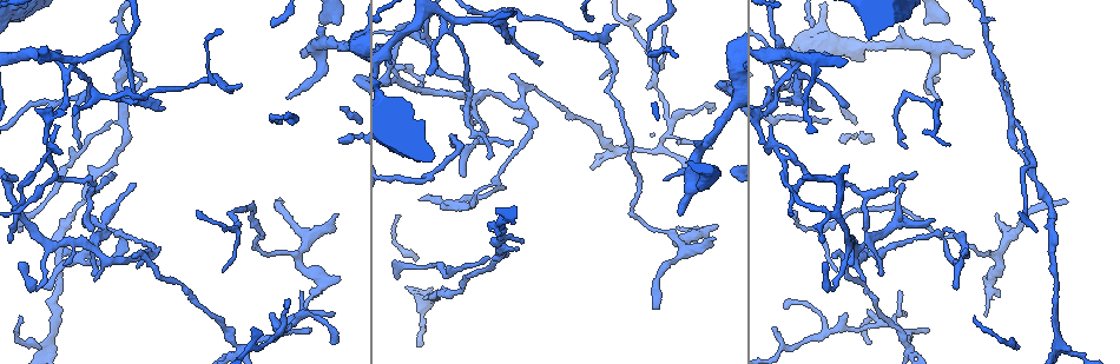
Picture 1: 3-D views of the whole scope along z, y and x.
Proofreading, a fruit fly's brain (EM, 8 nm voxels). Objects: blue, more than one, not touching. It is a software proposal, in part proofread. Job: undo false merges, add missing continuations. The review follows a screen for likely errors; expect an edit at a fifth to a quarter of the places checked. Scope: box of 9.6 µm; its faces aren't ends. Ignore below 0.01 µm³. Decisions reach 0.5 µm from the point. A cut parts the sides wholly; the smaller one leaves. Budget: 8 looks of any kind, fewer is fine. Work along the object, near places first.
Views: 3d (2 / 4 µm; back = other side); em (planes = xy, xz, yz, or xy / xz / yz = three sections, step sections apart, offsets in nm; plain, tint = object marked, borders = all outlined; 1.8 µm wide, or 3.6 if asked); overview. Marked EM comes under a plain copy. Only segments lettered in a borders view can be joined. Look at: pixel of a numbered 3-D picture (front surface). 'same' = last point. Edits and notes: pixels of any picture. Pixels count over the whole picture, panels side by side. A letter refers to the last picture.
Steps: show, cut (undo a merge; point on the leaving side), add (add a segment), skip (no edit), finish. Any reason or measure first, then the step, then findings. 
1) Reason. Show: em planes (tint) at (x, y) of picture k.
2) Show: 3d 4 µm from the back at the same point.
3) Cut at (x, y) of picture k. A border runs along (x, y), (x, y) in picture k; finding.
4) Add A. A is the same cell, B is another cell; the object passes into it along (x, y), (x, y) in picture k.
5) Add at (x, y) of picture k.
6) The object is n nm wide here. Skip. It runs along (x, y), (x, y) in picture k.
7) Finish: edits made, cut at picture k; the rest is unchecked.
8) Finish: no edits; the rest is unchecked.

Tapers out. Show: em xz step 8 (tint) at (666, 177) of picture 1.

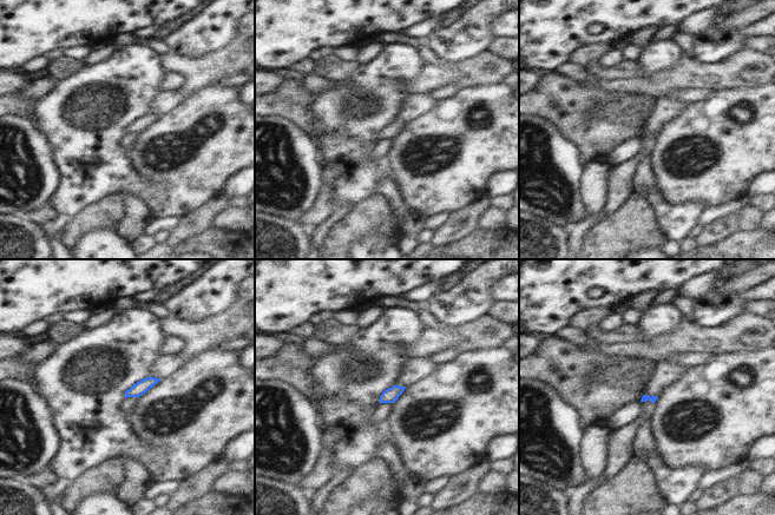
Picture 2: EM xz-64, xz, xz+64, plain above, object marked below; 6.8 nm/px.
Show: em planes (borders) at the same point.

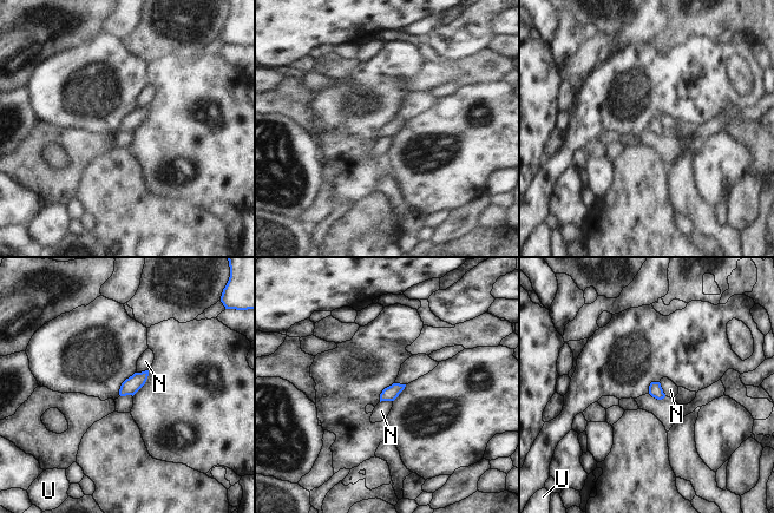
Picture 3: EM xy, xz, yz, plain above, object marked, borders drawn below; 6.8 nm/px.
Skip. N and U are other cells; a border runs along (658, 382), (666, 395) in picture 3; none of them fits.

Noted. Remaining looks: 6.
Sharp bend. Show: em planes (tint) at (829, 214) of picture 1.

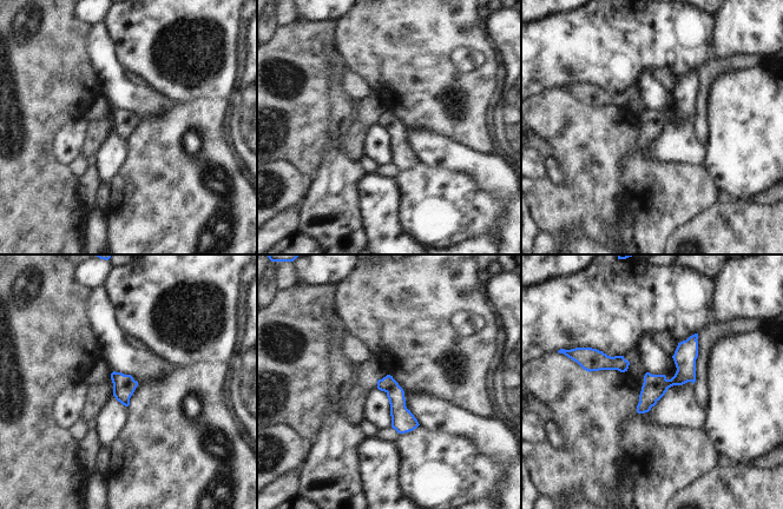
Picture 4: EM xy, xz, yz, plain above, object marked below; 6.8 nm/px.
Show: em planes (borders) at the same point.

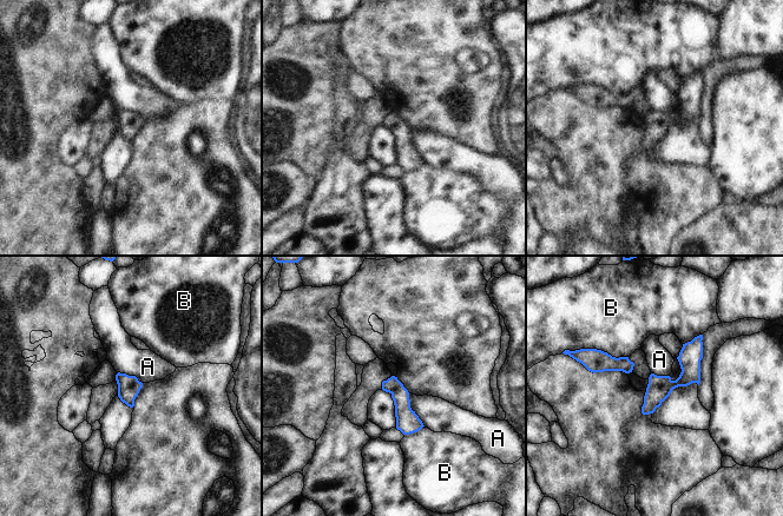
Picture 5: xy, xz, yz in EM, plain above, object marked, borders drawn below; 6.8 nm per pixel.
Skip. A and B are other cells; a border runs along (408, 394), (410, 409), (425, 425) in picture 5; continuous, no second cell.

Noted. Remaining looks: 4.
Show: 3d 4 µm from the back at (31, 288) of picture 1.

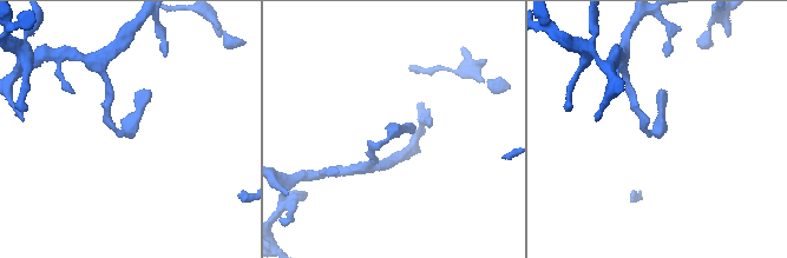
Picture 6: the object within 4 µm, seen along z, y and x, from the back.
Need the tissue. Show: em yz step 8 (tint) at (391, 133) of picture 6.

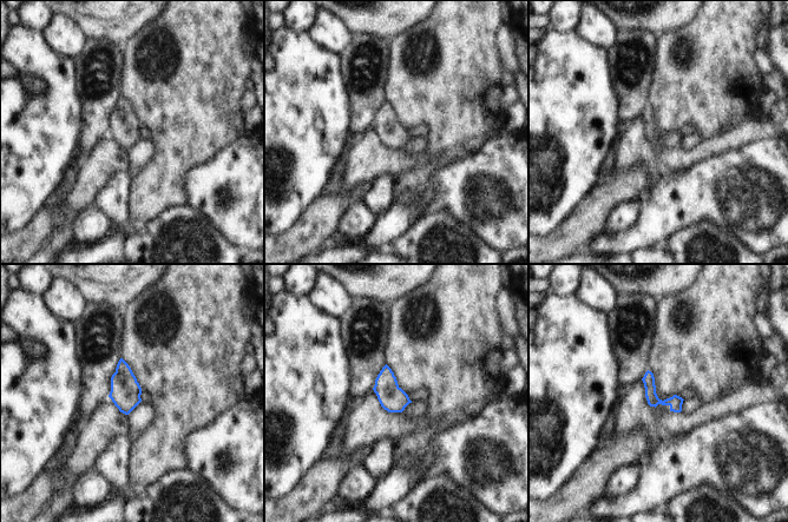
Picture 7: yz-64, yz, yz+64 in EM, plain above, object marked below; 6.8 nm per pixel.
What lies round it. Show: em yz step 8 (borders) at the same point.

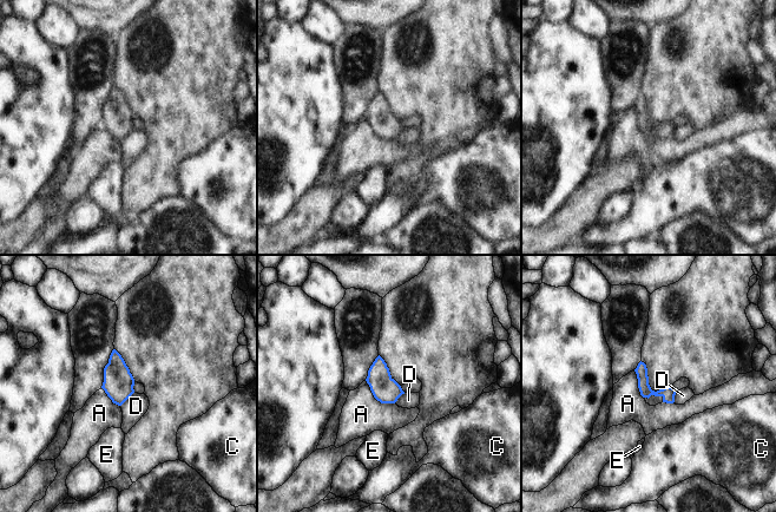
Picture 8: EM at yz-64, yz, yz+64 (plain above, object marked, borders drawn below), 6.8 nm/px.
Skip. A, C, D and E are other cells; a border runs along (133, 392), (120, 406) in picture 8; continuous, no second cell.

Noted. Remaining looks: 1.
Finish: no edits; the rest is unchecked.

